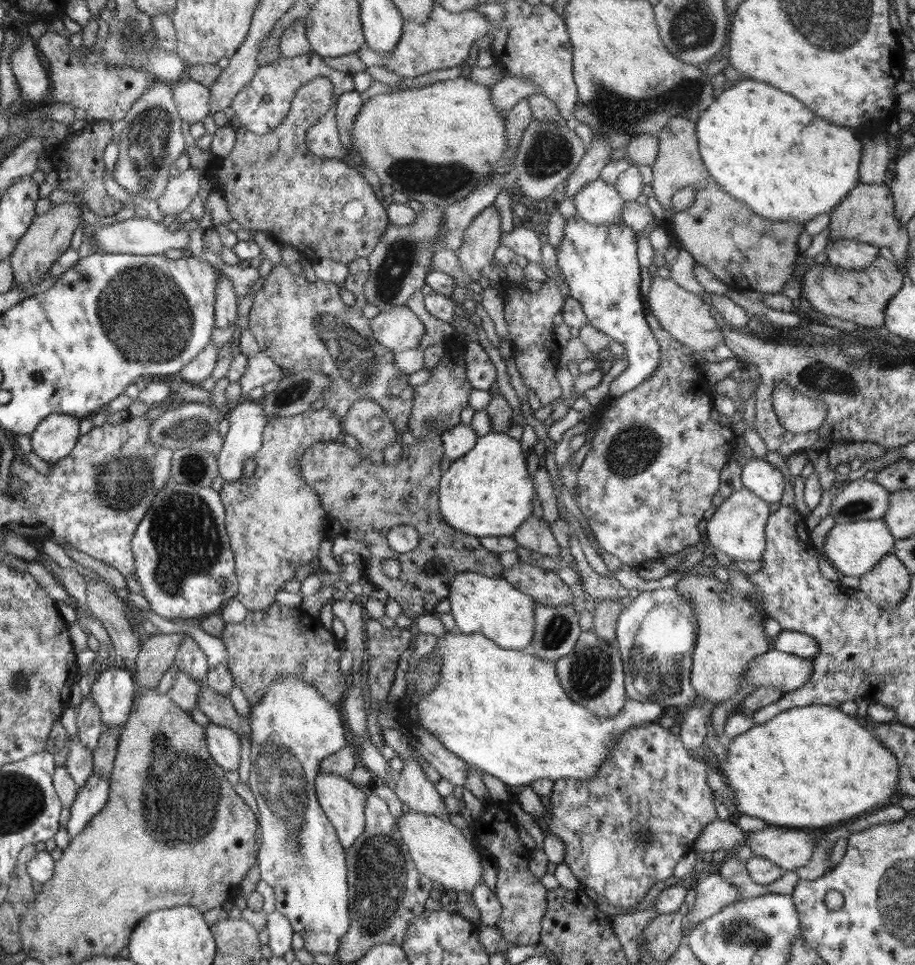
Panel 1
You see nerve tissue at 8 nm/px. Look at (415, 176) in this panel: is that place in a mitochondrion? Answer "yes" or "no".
yes

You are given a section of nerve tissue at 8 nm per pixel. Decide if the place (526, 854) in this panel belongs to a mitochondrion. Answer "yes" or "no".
no

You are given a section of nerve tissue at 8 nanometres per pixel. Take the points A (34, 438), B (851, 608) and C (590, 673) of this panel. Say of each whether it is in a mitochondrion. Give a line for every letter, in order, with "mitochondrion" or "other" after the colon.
A: other
B: other
C: mitochondrion

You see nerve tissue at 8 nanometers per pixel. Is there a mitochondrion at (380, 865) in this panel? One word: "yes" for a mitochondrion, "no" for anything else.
yes

